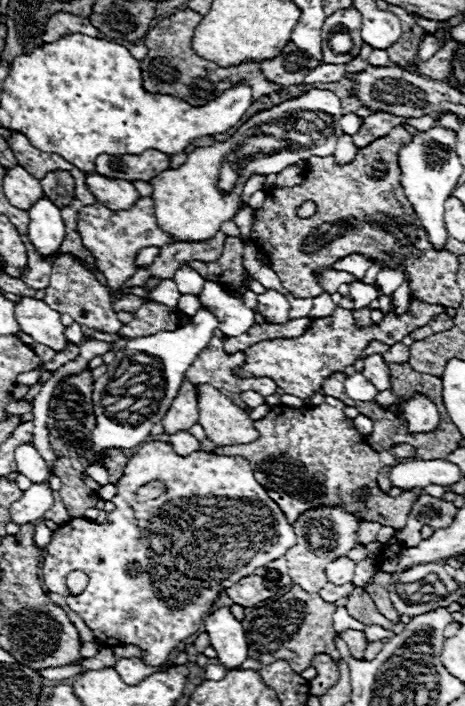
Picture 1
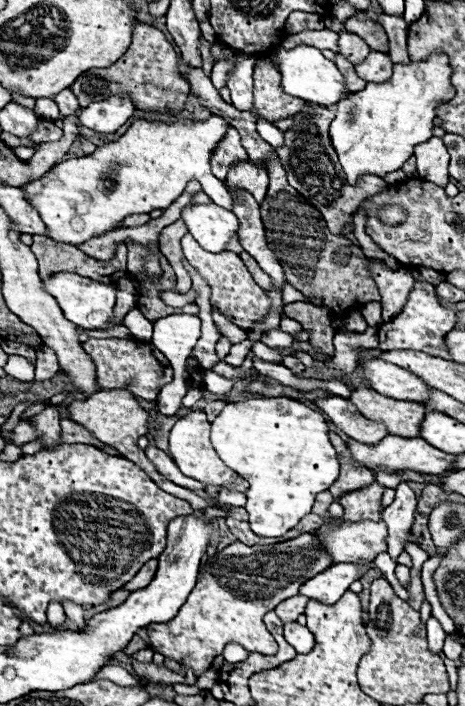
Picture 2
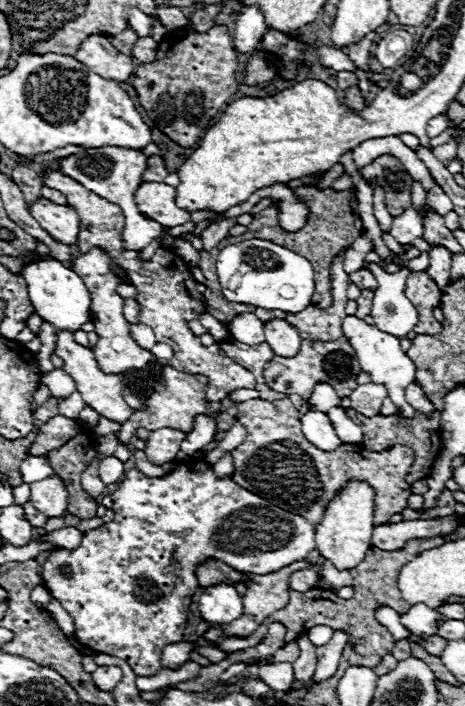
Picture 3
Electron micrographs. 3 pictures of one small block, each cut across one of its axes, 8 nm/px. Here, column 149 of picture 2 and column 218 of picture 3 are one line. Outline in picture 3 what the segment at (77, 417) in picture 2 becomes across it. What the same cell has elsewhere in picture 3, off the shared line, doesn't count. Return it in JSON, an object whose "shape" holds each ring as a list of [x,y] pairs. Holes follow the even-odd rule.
{"shape":[[[224,454],[224,458],[218,460],[218,464],[214,464],[214,470],[218,476],[224,476],[224,474],[232,474],[234,472],[234,464],[232,464],[232,456],[230,454]]]}

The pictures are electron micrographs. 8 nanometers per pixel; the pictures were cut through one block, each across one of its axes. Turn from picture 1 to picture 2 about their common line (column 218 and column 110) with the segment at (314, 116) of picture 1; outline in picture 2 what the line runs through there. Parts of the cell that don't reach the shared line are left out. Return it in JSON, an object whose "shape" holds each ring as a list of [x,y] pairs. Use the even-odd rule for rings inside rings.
{"shape":[[[176,116],[168,120],[134,120],[132,126],[118,140],[98,146],[94,154],[82,158],[70,158],[54,166],[42,178],[24,186],[28,202],[36,206],[42,222],[46,224],[52,240],[64,244],[80,244],[98,234],[106,234],[114,228],[114,224],[122,222],[128,214],[142,214],[152,210],[166,210],[184,190],[190,180],[198,180],[202,190],[218,204],[232,210],[232,198],[222,180],[217,179],[210,170],[210,156],[214,146],[224,138],[226,122],[220,116],[210,116],[206,122],[193,122],[191,119],[181,120]],[[104,180],[112,180],[112,188],[104,186]]]}

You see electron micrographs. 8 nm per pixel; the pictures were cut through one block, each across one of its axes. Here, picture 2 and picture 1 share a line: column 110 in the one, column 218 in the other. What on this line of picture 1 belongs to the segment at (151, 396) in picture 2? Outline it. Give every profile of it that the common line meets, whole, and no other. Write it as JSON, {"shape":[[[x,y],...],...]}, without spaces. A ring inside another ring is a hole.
{"shape":[[[212,336],[212,342],[208,344],[204,350],[198,354],[196,362],[193,362],[191,370],[186,372],[186,380],[194,382],[194,384],[212,384],[216,388],[224,388],[228,392],[236,392],[236,394],[242,394],[246,390],[252,390],[252,392],[258,392],[260,396],[270,396],[276,392],[276,384],[270,380],[270,378],[240,378],[234,374],[234,368],[240,368],[244,366],[244,354],[226,354],[224,352],[224,346],[222,346],[222,340]]]}

